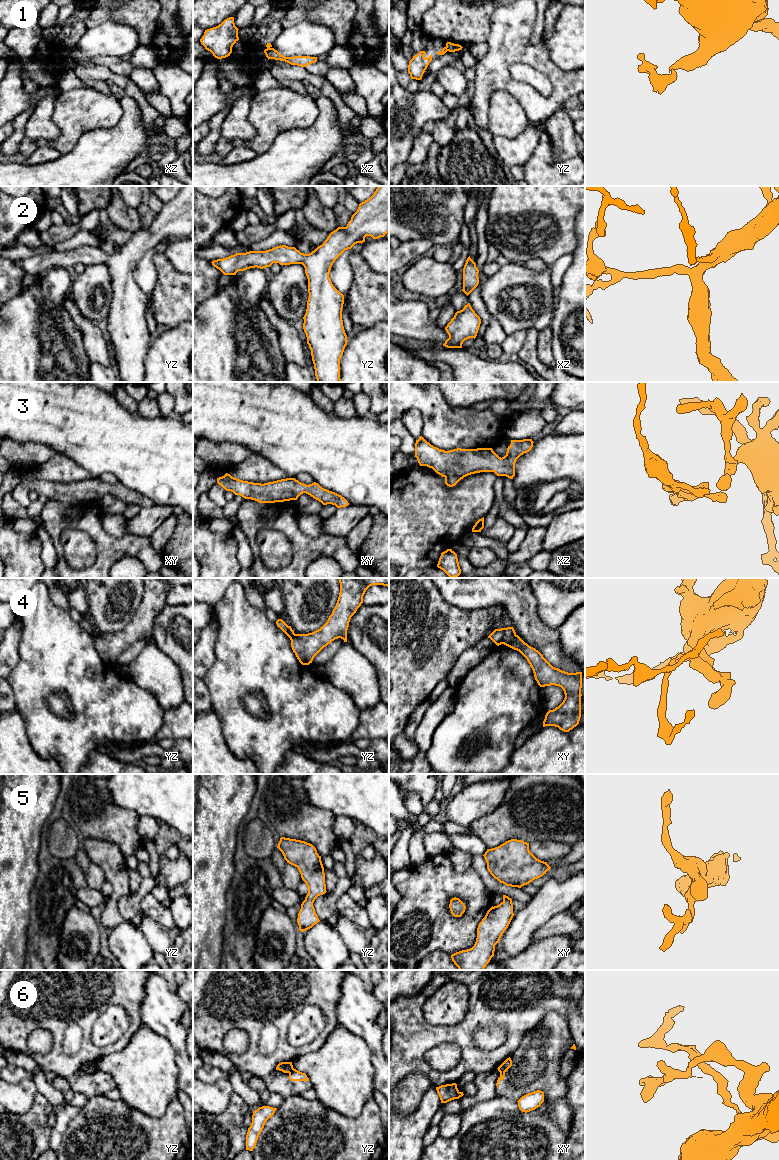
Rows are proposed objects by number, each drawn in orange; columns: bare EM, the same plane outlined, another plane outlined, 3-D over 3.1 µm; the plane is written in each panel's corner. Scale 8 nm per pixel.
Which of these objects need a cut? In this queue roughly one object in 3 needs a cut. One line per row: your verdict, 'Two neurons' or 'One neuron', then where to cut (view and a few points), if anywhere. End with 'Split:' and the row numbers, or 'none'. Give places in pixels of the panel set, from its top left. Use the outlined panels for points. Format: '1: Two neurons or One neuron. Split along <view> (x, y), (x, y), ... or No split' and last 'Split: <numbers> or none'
1: Two neurons. Split along yz (445, 47), (447, 50)
2: Two neurons. Split along yz (287, 246), (283, 250), (282, 264)
3: One neuron. No split
4: Two neurons. Split along xy (516, 635), (506, 645)
5: One neuron. No split
6: Two neurons. Split along yz (293, 1068), (288, 1072)
Split: 1, 2, 4, 6

